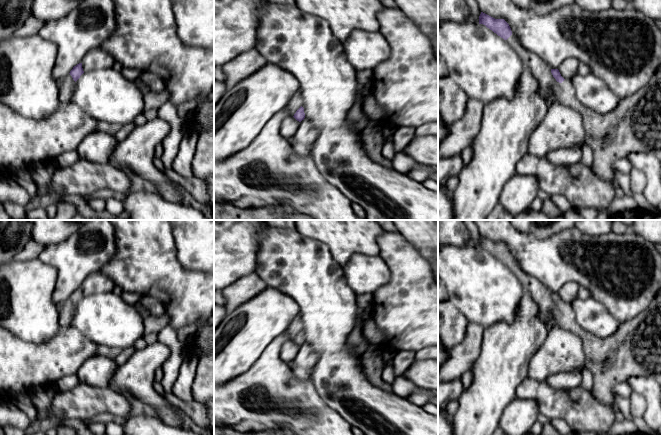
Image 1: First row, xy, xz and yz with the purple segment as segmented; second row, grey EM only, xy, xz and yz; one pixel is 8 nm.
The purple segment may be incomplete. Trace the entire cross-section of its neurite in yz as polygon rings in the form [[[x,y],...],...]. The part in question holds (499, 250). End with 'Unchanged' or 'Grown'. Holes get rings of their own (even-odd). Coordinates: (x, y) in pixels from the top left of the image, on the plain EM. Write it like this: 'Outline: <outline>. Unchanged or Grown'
Outline: [[[481,236],[479,248],[485,249],[509,266],[520,280],[524,291],[531,294],[546,318],[554,319],[558,327],[582,339],[586,358],[585,368],[589,369],[593,375],[591,393],[594,398],[609,405],[614,412],[617,412],[619,407],[615,403],[612,393],[615,384],[626,382],[630,377],[652,376],[662,386],[662,287],[643,312],[628,321],[621,322],[618,330],[612,336],[601,338],[586,331],[577,323],[572,307],[570,304],[565,304],[558,293],[550,293],[538,279],[522,271],[504,243],[495,243]]]. Grown

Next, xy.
Outline: [[[82,287],[73,291],[70,297],[59,306],[60,325],[62,328],[68,328],[72,324],[74,318],[75,306],[84,297]]]. Grown

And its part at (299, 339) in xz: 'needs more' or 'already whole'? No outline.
needs more

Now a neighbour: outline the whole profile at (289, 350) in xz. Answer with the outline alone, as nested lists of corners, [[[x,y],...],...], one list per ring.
[[[288,340],[281,348],[280,357],[286,363],[290,364],[298,353],[299,348],[300,346],[297,345],[294,341]]]

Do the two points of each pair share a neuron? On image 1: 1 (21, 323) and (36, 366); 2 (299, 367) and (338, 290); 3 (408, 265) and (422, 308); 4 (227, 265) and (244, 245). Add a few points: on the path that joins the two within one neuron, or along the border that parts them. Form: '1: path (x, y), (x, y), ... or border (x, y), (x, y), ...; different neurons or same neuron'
1: border (10, 331), (34, 343), (50, 339); different neurons
2: border (304, 342), (317, 354), (317, 361), (312, 369); different neurons
3: path (411, 276), (412, 297); same neuron
4: path (230, 260), (239, 250); same neuron

